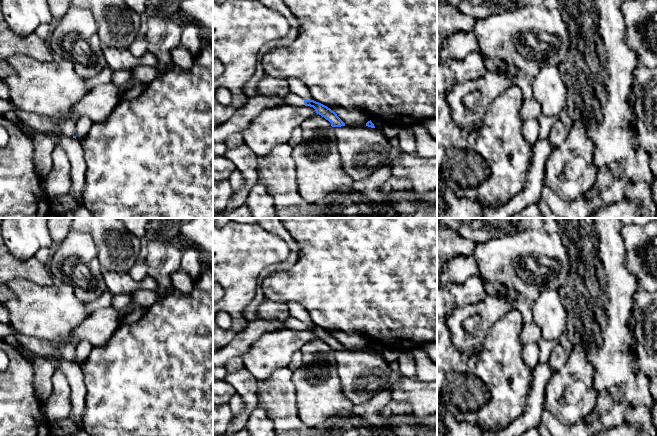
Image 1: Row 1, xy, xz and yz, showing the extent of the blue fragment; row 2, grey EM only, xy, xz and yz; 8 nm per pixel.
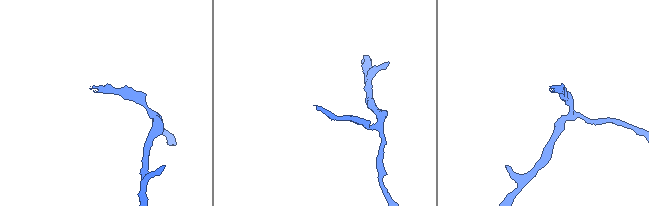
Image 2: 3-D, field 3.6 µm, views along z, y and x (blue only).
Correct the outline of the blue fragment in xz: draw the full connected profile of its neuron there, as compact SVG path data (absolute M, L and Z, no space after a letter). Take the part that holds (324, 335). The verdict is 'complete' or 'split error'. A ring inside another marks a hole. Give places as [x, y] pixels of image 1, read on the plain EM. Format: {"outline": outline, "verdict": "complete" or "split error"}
{"outline": "M288 317L285 321L284 329L287 330L296 330L296 331L303 331L303 330L310 330L313 331L317 338L324 341L331 347L332 351L341 351L345 350L345 347L337 340L337 338L332 335L327 330L316 326L314 324L307 324L299 321L296 318Z", "verdict": "split error"}

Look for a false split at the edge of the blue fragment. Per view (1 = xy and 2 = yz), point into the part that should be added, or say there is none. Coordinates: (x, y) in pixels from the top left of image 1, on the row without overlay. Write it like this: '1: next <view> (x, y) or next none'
1: next none
2: next none

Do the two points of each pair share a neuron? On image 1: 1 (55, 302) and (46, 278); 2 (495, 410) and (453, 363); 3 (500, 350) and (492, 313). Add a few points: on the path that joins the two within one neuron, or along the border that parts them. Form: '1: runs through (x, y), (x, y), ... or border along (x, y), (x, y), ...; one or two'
1: border along (26, 279), (40, 285), (53, 285), (56, 283); two
2: runs through (495, 393), (495, 385), (477, 367), (470, 364); one
3: border along (512, 308), (492, 325), (483, 339); two

